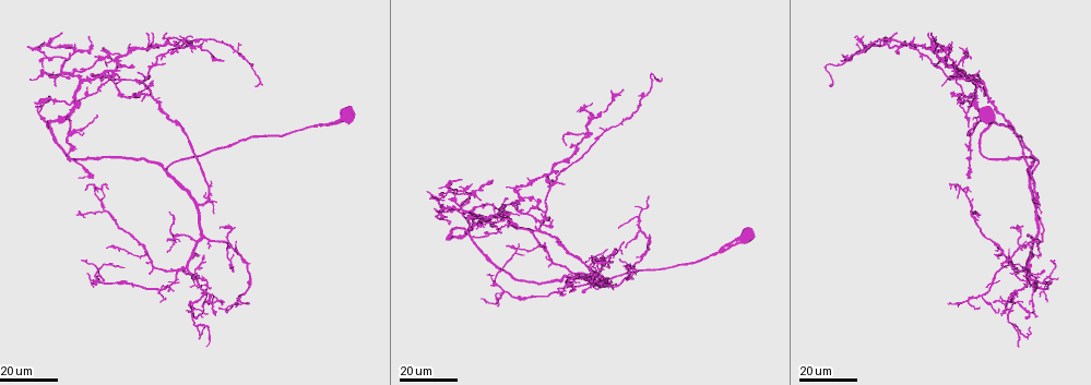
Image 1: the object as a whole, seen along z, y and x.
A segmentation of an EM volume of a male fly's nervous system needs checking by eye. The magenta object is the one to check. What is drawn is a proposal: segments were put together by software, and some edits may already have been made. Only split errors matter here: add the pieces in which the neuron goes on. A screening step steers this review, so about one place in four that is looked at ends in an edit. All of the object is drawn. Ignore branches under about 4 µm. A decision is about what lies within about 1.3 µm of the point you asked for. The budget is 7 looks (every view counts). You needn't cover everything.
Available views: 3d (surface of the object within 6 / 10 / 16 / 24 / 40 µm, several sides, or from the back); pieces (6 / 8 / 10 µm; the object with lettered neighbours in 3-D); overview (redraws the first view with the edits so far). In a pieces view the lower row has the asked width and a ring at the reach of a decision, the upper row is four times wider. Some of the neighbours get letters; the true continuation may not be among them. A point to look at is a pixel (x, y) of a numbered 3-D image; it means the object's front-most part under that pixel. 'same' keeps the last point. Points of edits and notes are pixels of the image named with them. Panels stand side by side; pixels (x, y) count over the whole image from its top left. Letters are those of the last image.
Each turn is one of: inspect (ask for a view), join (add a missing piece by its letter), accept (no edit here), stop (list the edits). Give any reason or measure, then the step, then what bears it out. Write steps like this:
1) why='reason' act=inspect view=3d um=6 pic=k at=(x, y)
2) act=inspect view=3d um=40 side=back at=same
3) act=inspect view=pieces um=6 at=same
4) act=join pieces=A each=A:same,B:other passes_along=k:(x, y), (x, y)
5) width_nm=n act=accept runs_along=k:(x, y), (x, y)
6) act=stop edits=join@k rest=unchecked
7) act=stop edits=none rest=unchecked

why='an open end' act=inspect view=3d um=16 pic=1 at=(222, 303)

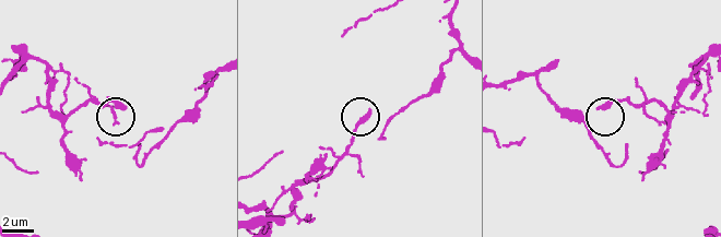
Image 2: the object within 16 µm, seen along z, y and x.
act=inspect view=pieces um=8 pic=2 at=(370, 112)

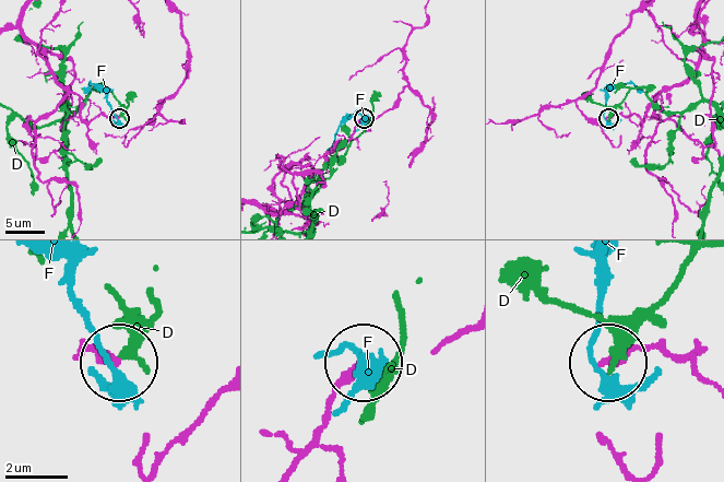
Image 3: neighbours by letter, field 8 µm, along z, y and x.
act=accept each=D:other,F:other found='none of them fits'

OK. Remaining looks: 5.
why='branch stops here' act=inspect view=3d um=24 pic=1 at=(475, 228)

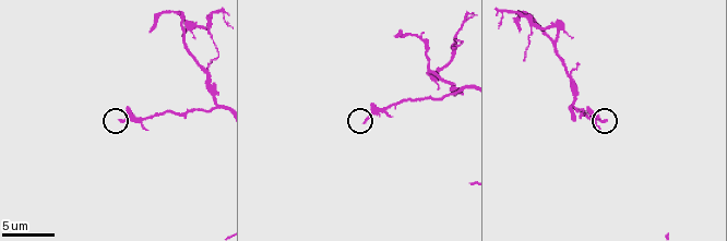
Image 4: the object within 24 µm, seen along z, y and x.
act=inspect view=pieces um=10 pic=4 at=(119, 122)

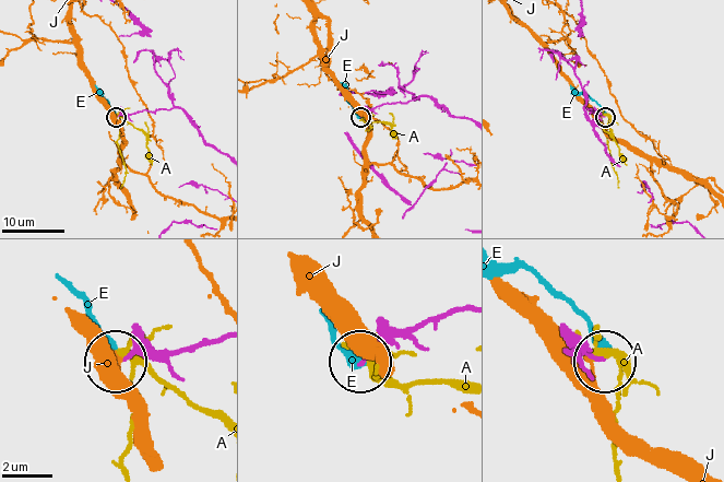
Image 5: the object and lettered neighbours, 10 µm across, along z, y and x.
act=accept each=A:other,E:other,J:other found='none of them fits'

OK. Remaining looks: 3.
why='an open end' act=inspect view=3d um=24 pic=1 at=(922, 49)

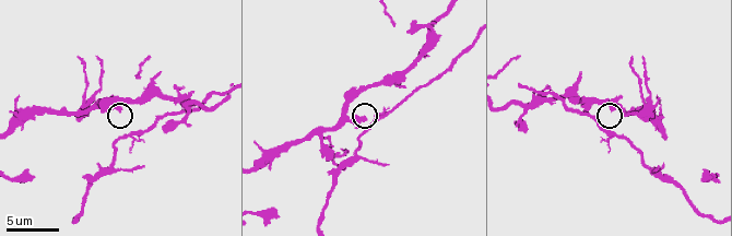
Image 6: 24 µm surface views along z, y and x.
why='see the neighbours' act=inspect view=pieces um=10 pic=6 at=(364, 120)

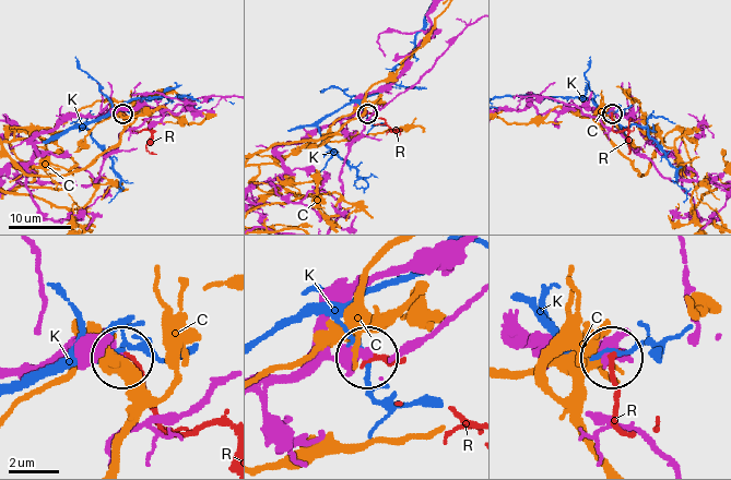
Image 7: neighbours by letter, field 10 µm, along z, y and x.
width_nm=370 act=accept each=C:other,K:other,R:other runs_along=7:(268, 391), (299, 378), (325, 357), (366, 355) found='none of them fits'

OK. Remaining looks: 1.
act=stop edits=none rest=unchecked

